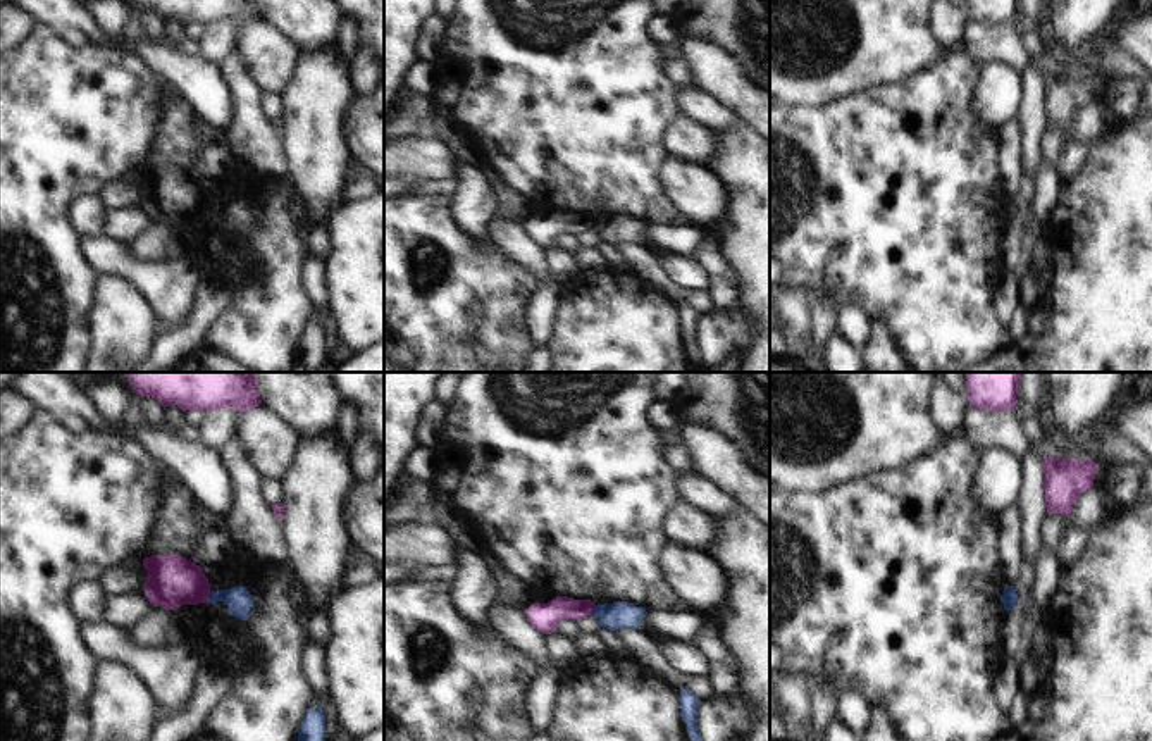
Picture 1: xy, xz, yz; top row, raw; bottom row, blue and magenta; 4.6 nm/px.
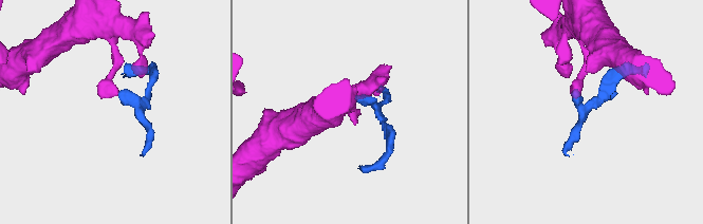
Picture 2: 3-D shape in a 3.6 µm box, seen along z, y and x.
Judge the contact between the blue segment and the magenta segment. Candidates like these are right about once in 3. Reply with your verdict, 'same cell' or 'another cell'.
another cell

